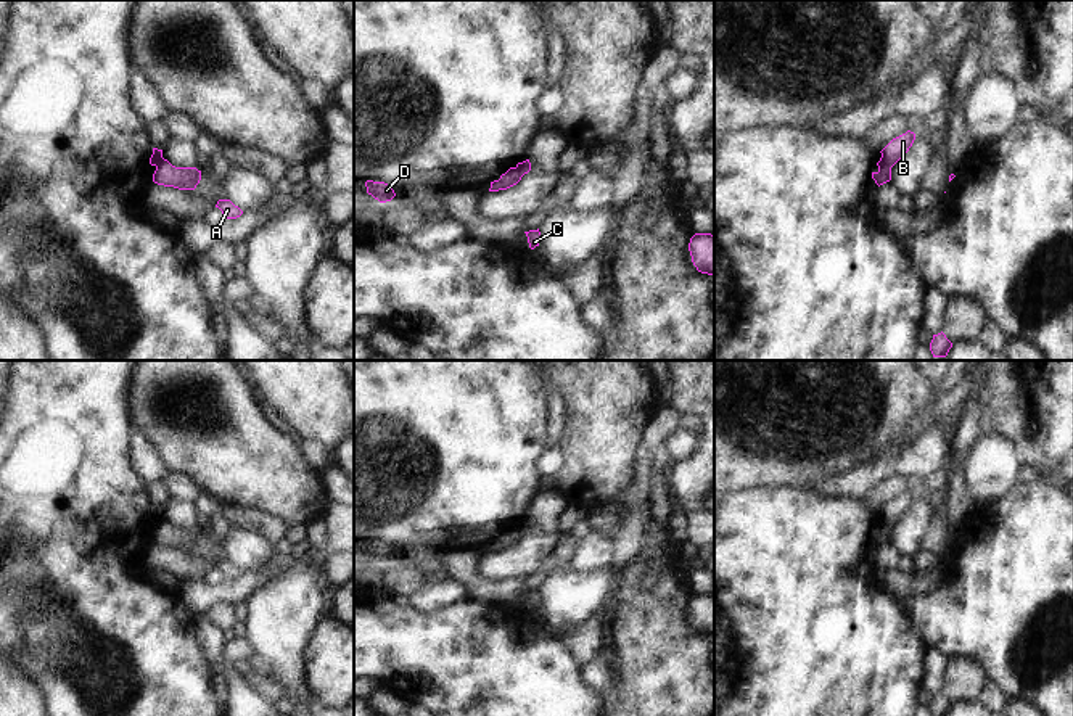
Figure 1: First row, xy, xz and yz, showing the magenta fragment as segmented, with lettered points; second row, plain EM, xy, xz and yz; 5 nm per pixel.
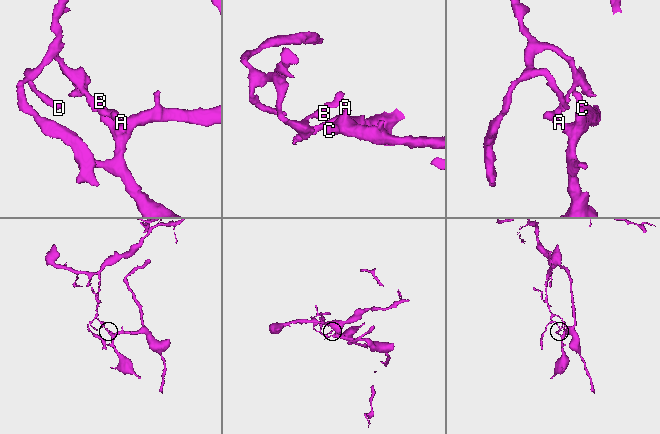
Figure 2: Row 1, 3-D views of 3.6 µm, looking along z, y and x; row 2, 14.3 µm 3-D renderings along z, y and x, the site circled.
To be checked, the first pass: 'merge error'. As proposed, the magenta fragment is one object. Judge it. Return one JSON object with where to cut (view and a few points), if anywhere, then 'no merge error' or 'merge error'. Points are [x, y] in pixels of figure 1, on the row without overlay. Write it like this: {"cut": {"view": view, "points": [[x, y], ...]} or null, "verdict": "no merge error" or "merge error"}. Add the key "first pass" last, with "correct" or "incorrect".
{"cut": {"view": "yz", "points": [[880, 520], [890, 528]]}, "verdict": "merge error", "first pass": "correct"}

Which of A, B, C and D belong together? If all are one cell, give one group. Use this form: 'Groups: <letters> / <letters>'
Groups: A C / B D

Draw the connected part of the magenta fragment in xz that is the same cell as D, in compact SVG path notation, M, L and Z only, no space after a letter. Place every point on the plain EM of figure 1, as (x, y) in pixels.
M367 541L365 547L367 553L372 555L380 563L391 562L396 557L393 547L384 542Z

